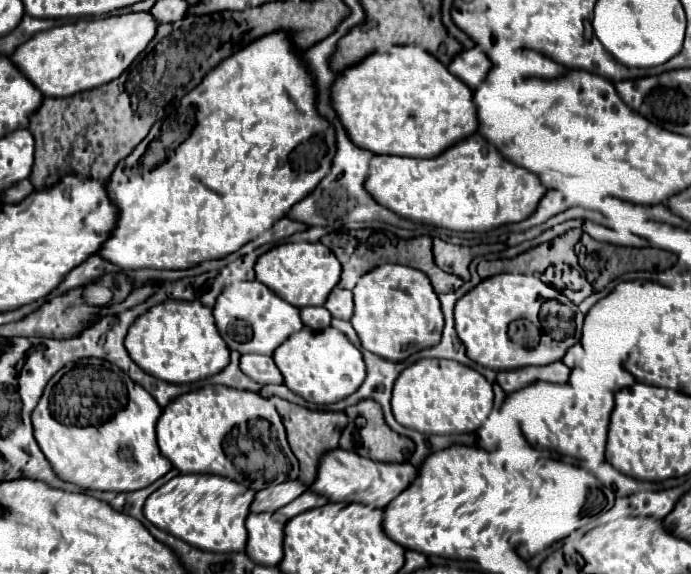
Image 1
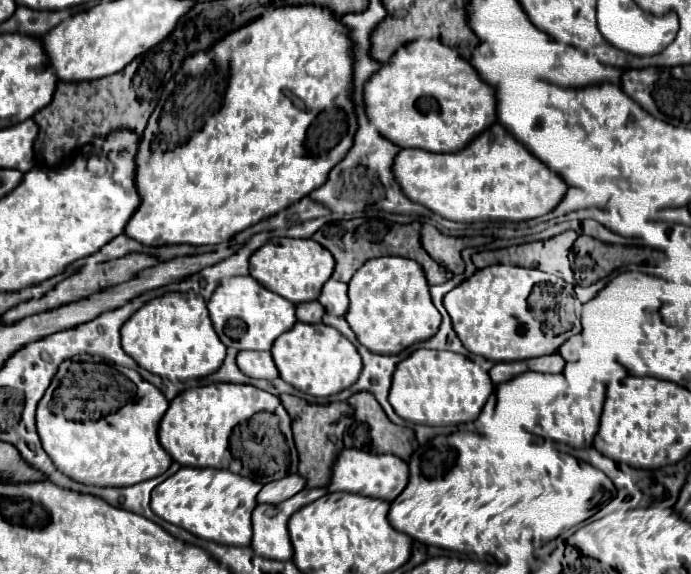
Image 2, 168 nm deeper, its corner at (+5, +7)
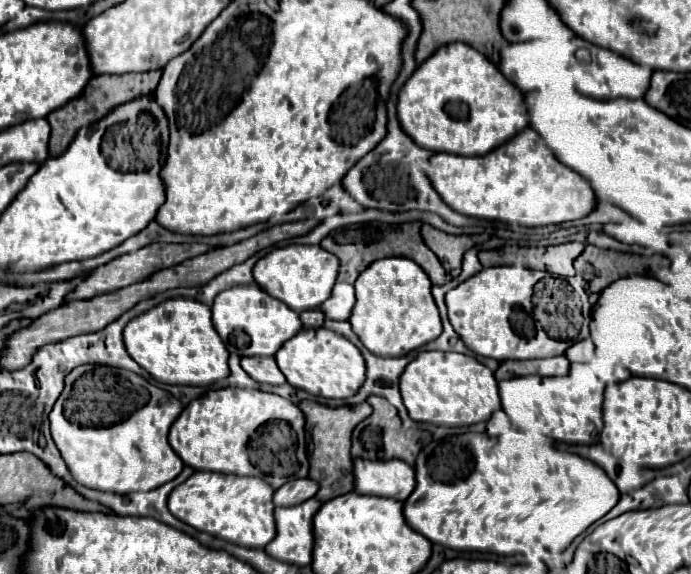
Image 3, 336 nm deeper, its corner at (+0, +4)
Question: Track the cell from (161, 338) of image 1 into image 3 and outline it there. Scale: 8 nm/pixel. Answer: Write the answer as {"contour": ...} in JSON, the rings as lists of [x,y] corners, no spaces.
{"contour":[[[173,298],[133,318],[125,326],[125,348],[157,382],[209,386],[227,378],[229,352],[213,328],[211,308],[191,298]]]}

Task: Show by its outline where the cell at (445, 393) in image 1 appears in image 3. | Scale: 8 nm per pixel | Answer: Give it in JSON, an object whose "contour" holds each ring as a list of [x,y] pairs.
{"contour":[[[419,352],[401,374],[401,396],[413,420],[437,426],[469,426],[485,422],[493,412],[501,410],[493,372],[459,352]]]}

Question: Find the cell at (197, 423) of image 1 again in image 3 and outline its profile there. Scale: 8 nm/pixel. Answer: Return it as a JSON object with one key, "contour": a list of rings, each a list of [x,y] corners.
{"contour":[[[209,390],[209,394],[193,400],[175,420],[169,444],[195,470],[257,476],[275,490],[289,480],[307,478],[309,474],[303,412],[291,400],[261,390]]]}

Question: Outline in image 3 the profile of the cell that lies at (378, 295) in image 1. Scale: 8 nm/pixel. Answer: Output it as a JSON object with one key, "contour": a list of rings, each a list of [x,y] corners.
{"contour":[[[383,258],[355,280],[357,302],[349,318],[361,344],[379,356],[405,356],[441,334],[441,318],[431,296],[431,280],[409,258]]]}

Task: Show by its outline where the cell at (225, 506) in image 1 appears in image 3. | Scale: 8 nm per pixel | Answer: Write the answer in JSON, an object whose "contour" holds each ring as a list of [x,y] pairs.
{"contour":[[[195,472],[169,496],[169,510],[175,518],[227,542],[251,548],[265,548],[277,534],[273,518],[273,488],[255,476],[217,472]]]}

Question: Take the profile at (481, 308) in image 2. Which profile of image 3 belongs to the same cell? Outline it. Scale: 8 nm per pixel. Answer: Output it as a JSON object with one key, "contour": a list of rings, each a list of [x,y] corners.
{"contour":[[[493,266],[483,268],[447,292],[445,302],[449,322],[471,352],[503,362],[559,356],[571,346],[571,340],[549,338],[545,328],[533,318],[533,304],[511,304],[531,302],[533,286],[537,284],[535,280],[539,280],[537,276],[543,276],[543,272],[529,270],[525,266]]]}

